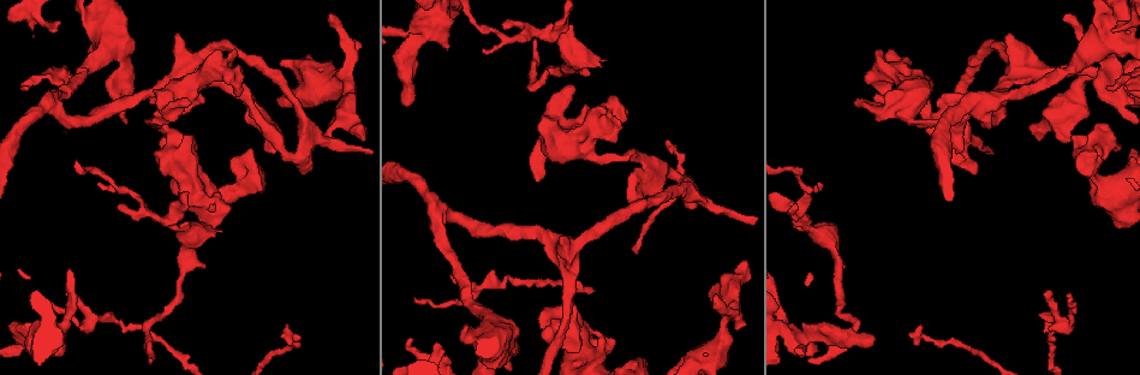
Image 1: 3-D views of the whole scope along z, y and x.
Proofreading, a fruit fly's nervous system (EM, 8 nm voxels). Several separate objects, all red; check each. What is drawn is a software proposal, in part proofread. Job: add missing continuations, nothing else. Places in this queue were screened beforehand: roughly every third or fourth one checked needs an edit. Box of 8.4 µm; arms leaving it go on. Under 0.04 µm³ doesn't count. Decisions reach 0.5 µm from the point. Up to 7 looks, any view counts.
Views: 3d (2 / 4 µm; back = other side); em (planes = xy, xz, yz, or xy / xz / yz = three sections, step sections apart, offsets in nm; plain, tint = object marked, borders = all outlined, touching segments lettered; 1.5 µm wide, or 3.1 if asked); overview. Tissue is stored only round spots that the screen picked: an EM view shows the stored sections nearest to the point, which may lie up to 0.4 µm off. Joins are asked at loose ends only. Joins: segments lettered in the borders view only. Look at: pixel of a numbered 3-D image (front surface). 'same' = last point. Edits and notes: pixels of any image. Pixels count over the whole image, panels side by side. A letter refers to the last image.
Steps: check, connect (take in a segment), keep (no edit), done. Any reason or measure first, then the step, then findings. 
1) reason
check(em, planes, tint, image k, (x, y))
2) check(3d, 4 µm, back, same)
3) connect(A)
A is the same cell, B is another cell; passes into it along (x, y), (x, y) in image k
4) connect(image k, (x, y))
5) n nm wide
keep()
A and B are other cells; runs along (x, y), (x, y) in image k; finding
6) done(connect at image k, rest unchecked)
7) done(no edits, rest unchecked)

an open end
check(em, xy, step 8, tint, image 1, (818, 350))

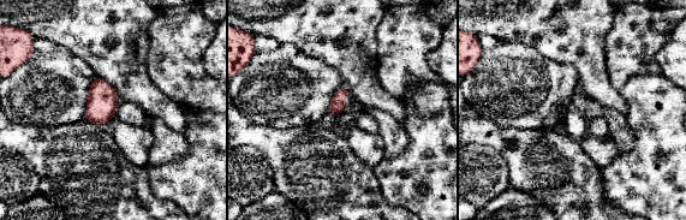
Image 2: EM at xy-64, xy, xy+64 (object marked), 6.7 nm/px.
cut it another way
check(em, planes, borders, same)

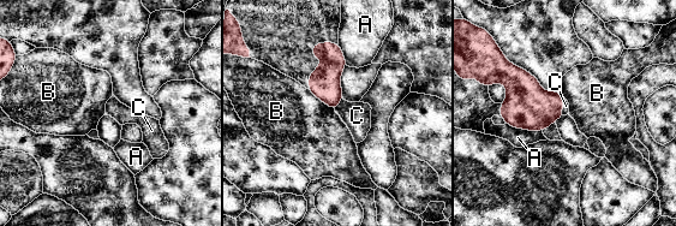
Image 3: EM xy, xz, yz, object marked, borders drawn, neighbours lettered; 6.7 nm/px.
connect(C)
C is the same cell, A and B are other cells; passes into it along (527, 106), (562, 106), (566, 106) in image 3; it goes on there

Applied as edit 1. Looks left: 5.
free end
check(em, planes, borders, image 1, (795, 206))

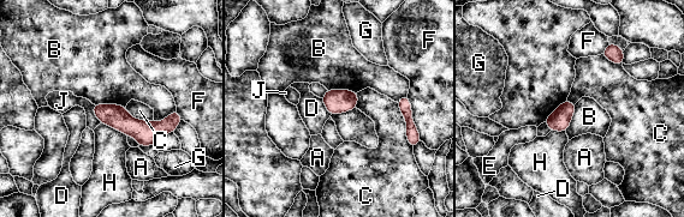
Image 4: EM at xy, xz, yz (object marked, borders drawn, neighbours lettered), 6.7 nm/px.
C touches over 320 nm
keep()
A, B, C, D, E, F, G, H and J are other cells; runs along (96, 107), (136, 128), (178, 119) in image 4; none of them fits

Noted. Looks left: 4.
an open end
check(3d, 4 µm, image 1, (607, 60))

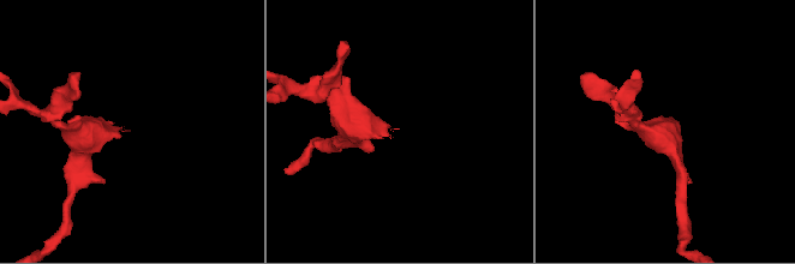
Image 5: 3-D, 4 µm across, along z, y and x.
now the EM
check(em, xy, step 4, plain, image 5, (129, 131))

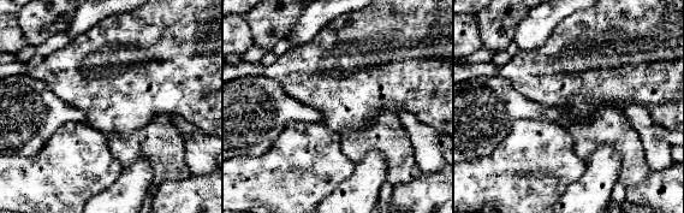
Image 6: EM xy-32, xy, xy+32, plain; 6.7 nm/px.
check(em, xy, step 4, borders, same)

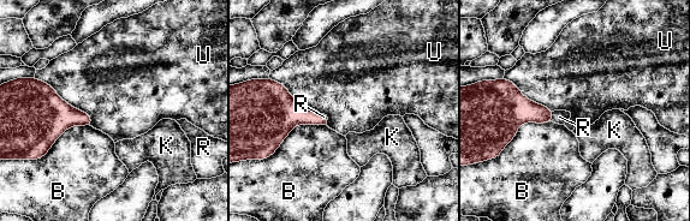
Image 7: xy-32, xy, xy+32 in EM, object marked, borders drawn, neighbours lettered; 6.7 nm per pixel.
connect(R)
R is the same cell, B, K and U are other cells; the cell continues

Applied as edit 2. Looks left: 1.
done(connect at image 3, connect at image 7, rest unchecked)

